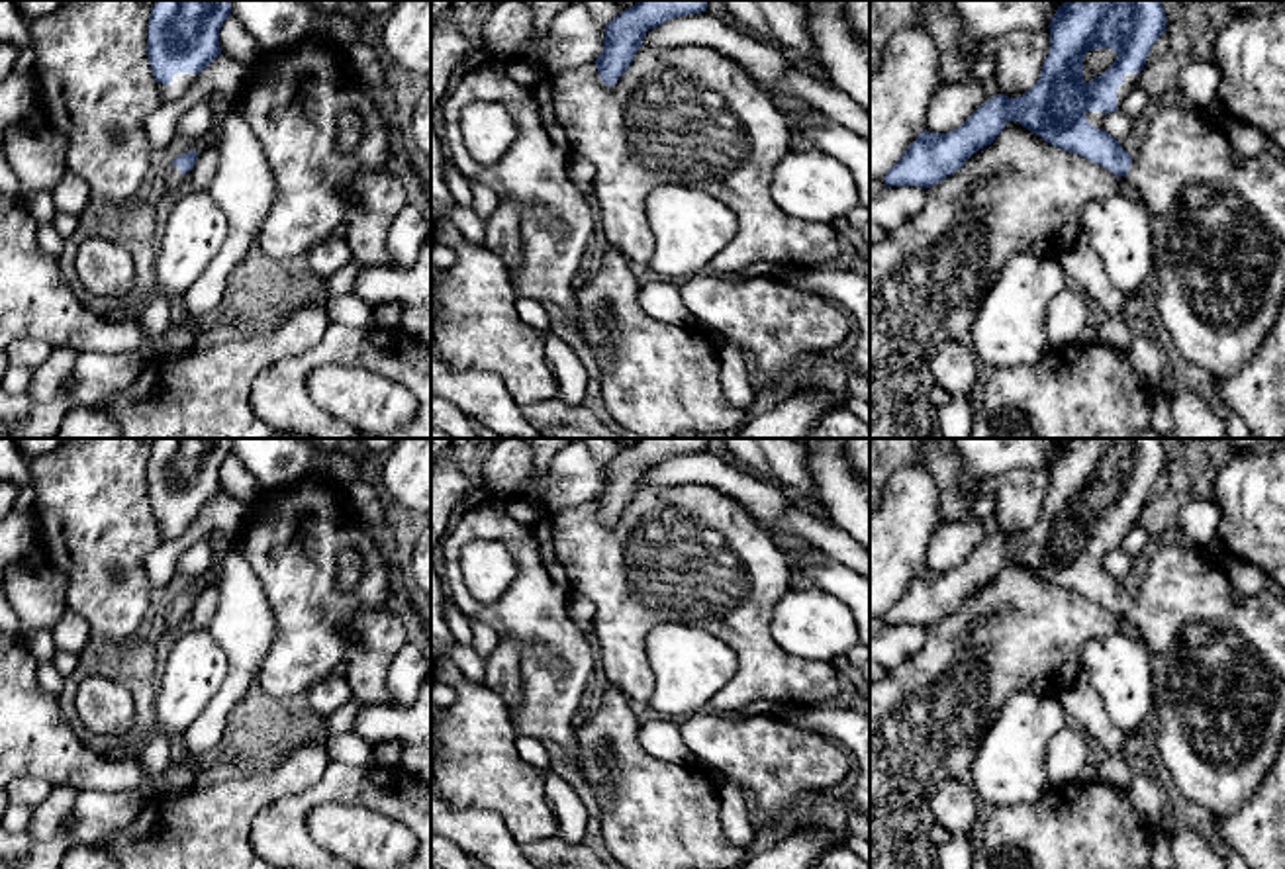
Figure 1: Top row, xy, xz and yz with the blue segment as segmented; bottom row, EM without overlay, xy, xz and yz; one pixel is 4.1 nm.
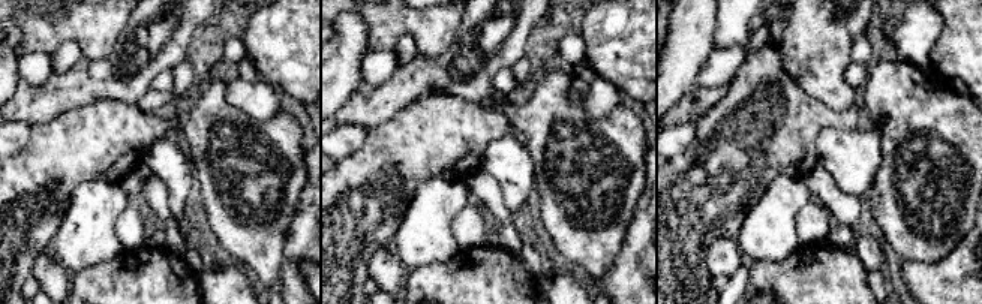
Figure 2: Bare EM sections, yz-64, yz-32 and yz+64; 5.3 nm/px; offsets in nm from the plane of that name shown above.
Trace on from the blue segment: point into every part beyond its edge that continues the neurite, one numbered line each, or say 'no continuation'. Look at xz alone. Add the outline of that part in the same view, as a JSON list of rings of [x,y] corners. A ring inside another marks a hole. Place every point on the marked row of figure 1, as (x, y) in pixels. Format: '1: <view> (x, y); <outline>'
no continuation

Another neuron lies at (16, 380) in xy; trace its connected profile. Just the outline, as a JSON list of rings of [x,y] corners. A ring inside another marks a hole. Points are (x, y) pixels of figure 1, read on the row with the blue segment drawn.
[[[10,366],[0,388],[10,395],[25,395],[33,376],[33,368]]]

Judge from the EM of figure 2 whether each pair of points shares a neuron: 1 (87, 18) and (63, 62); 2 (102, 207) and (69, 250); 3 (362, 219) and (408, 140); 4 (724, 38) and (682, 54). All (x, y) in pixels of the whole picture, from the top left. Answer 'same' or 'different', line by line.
1: different
2: same
3: same
4: different

